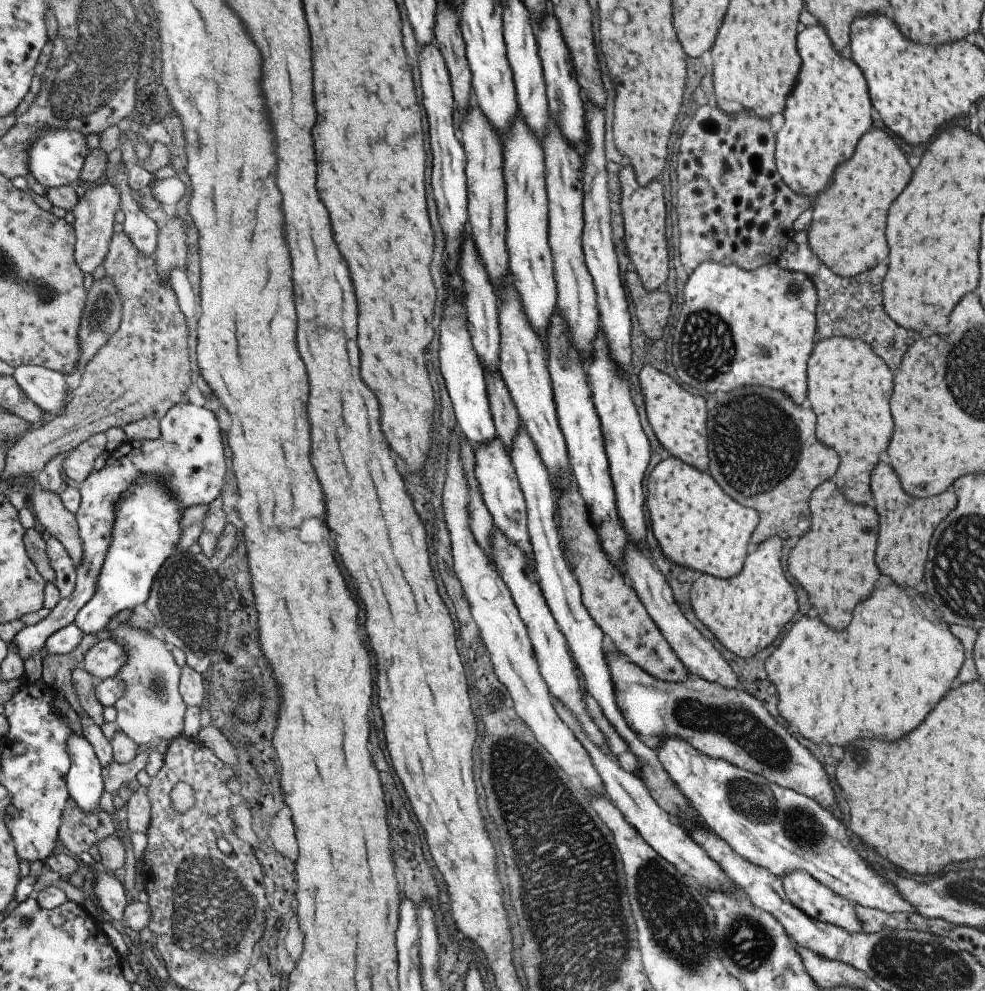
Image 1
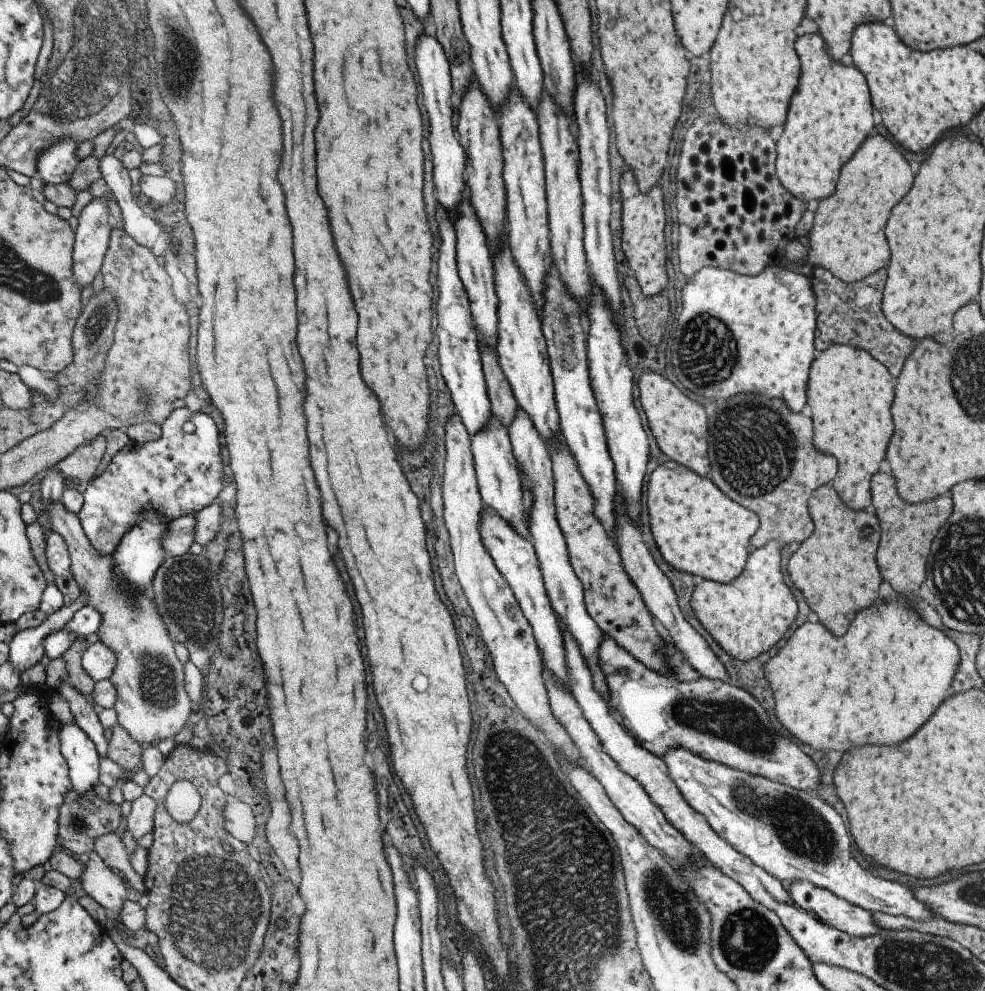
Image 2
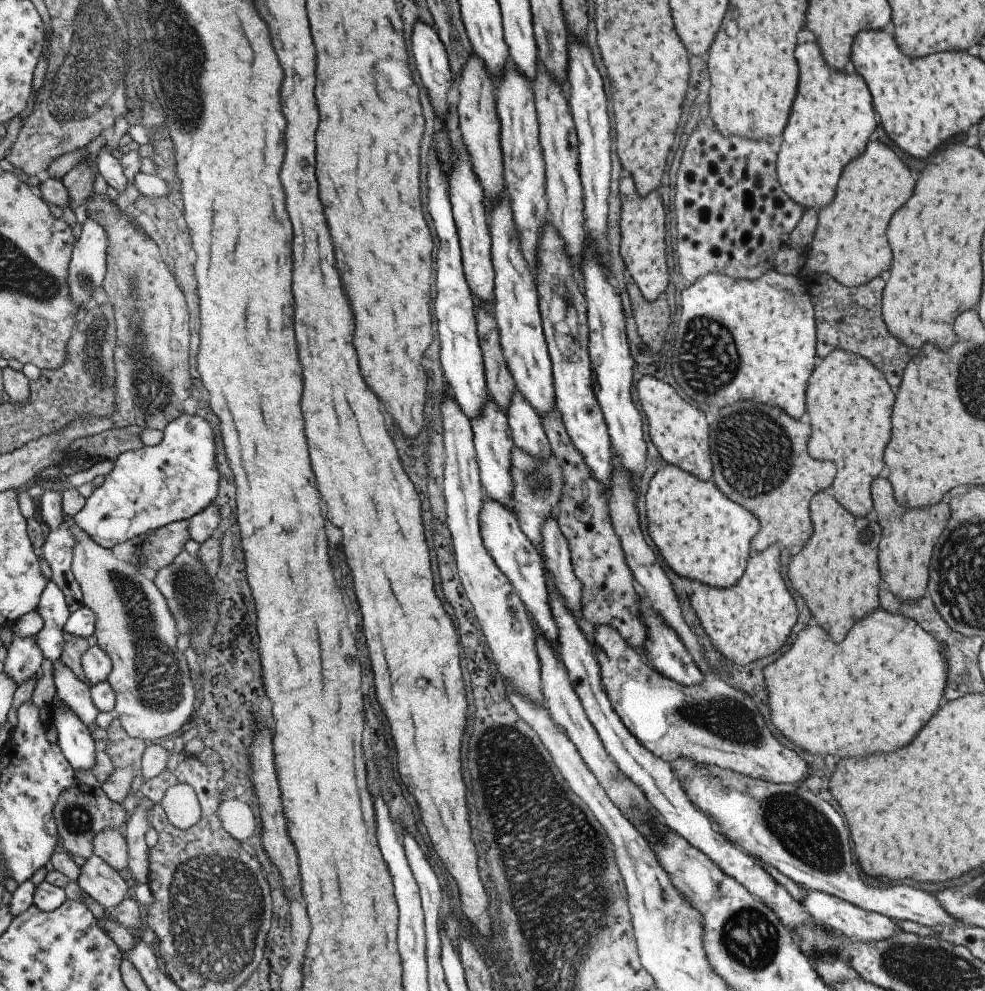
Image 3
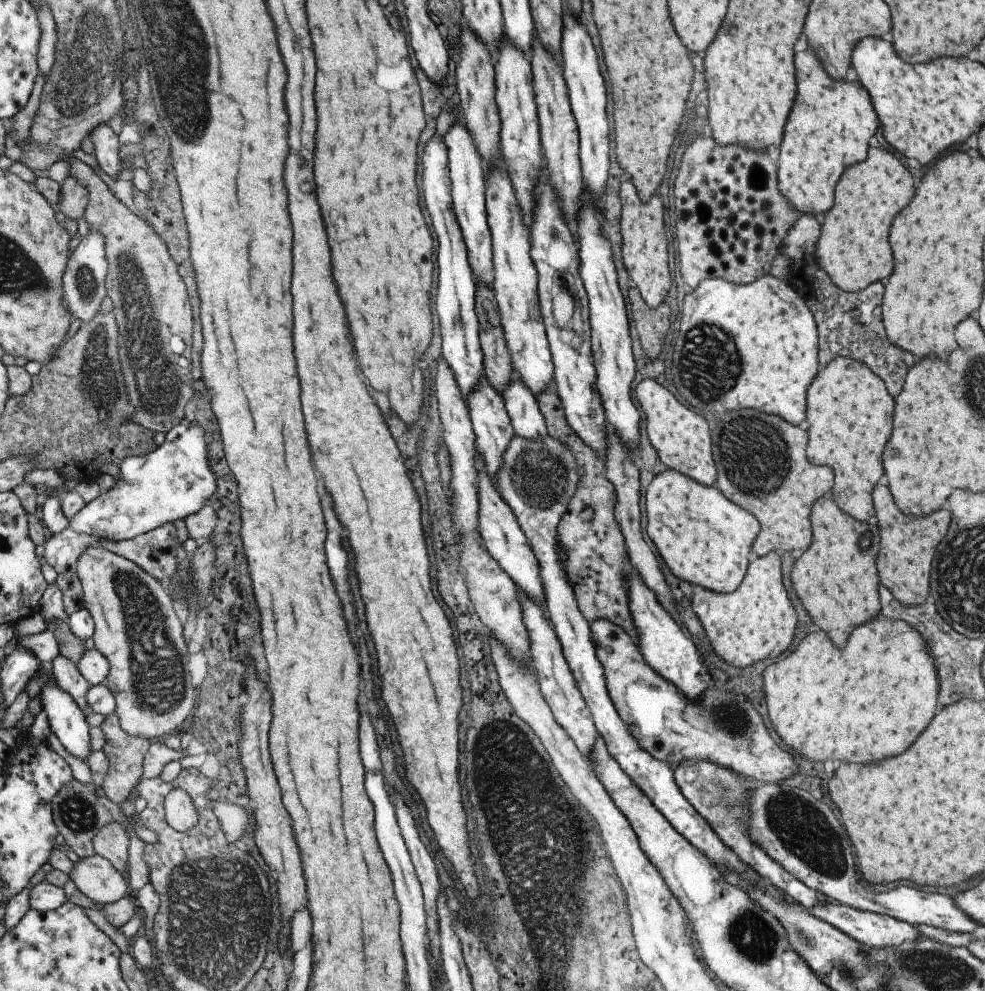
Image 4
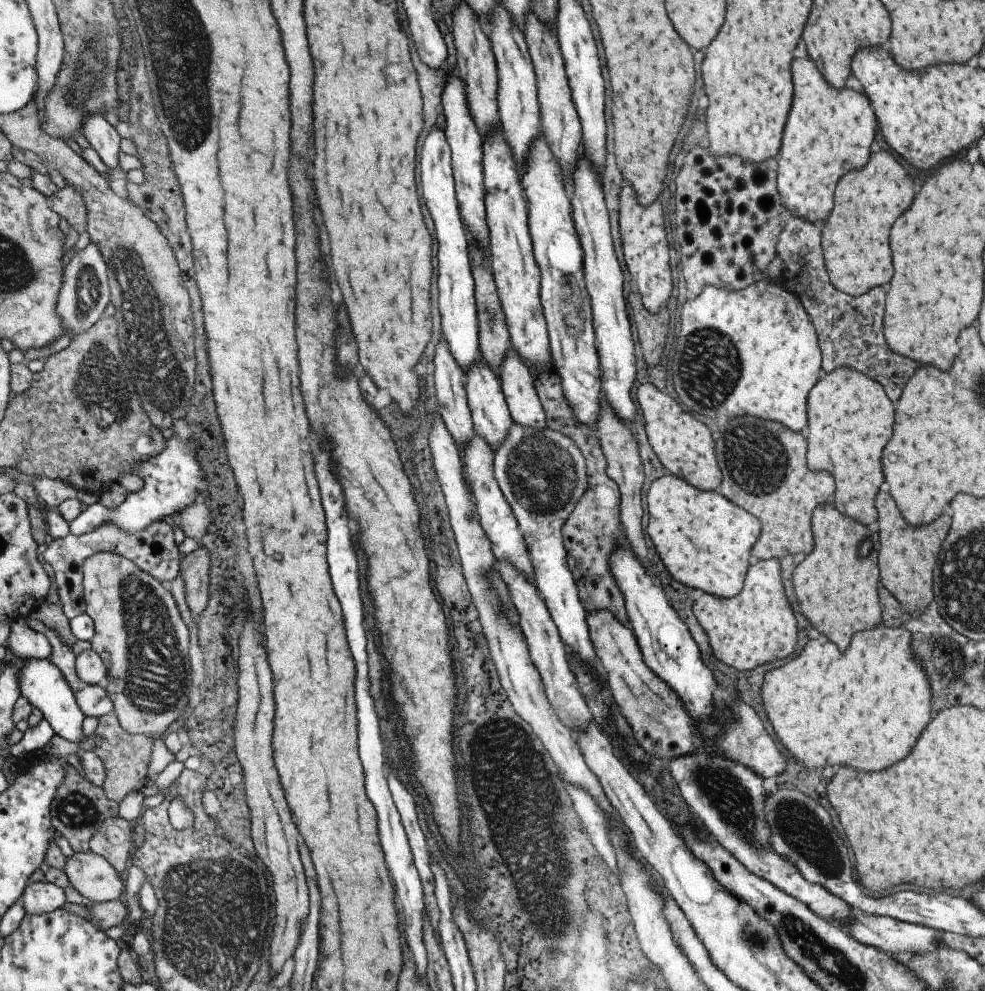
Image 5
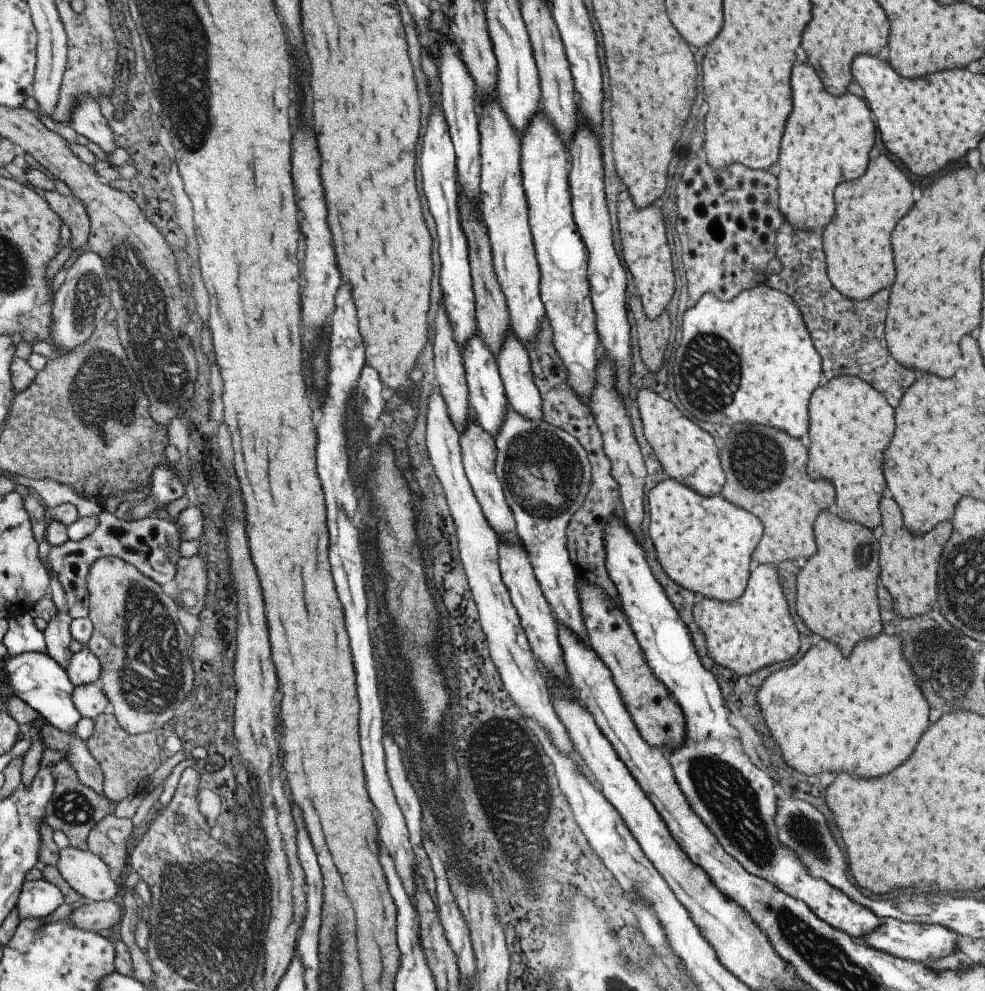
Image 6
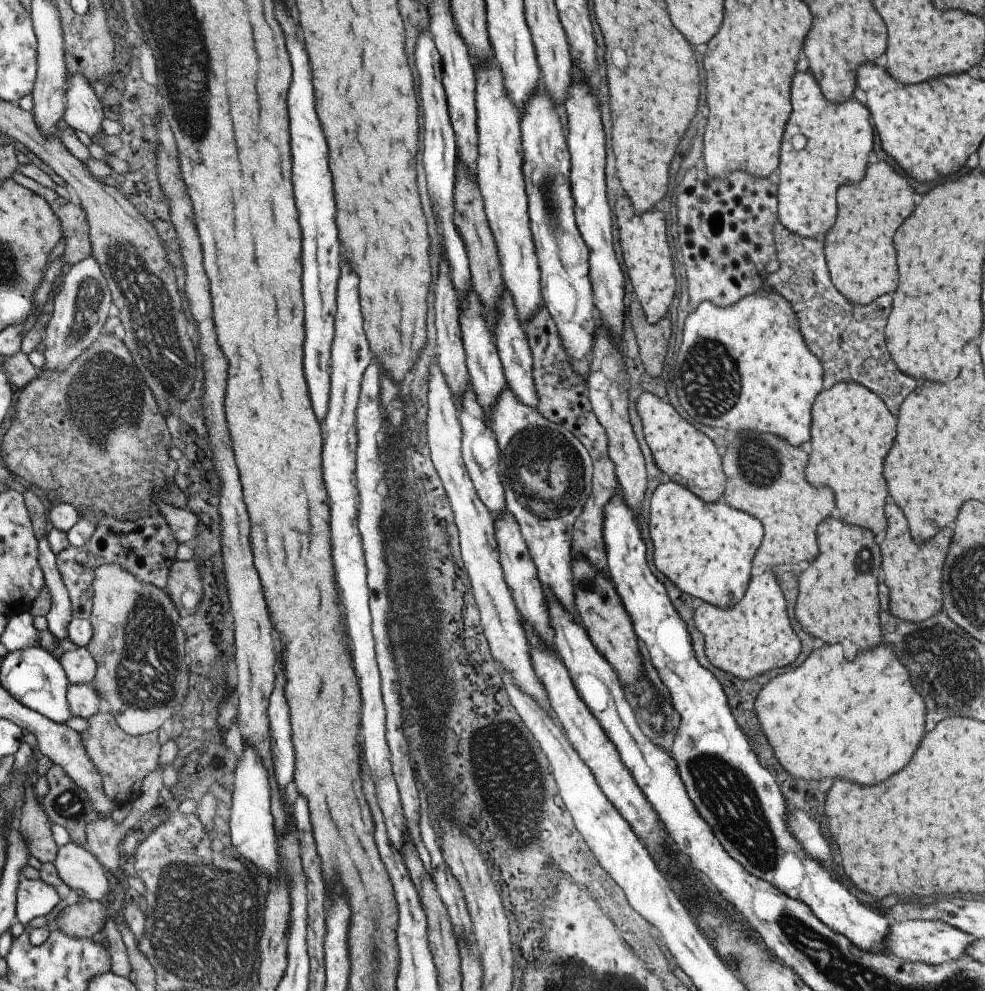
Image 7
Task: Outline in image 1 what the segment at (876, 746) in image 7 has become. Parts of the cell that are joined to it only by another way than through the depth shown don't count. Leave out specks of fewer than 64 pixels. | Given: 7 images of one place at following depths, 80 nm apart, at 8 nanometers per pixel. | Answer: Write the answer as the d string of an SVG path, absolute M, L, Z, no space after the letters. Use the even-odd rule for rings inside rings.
M891 584L885 592L877 588L871 598L861 602L853 610L849 626L841 632L833 632L819 620L809 618L793 623L780 645L764 661L764 669L778 696L778 716L789 730L816 745L847 746L857 738L873 736L891 742L911 732L949 690L963 659L959 640L953 638L945 622L935 618L935 612L925 606L925 600L911 600ZM891 606L901 609L891 616Z

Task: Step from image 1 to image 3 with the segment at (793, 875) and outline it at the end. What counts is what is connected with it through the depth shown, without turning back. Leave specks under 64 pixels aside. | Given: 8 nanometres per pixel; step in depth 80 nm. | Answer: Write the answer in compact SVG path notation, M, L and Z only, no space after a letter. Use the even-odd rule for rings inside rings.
M808 890L806 897L799 904L809 913L809 916L815 923L823 927L828 927L829 930L837 932L841 936L845 936L847 940L855 940L862 943L884 941L901 931L900 926L896 925L894 919L890 919L879 913L860 909L833 895L819 891Z

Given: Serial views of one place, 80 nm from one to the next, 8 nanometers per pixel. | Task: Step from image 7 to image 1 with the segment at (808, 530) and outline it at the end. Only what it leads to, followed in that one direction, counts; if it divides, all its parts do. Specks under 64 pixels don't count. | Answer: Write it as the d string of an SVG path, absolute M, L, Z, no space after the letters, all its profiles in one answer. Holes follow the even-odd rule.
M753 386L731 390L731 398L729 392L721 398L711 398L711 406L713 408L706 414L707 473L729 498L757 512L757 526L751 533L750 542L758 545L775 535L780 539L803 536L811 526L807 510L807 500L811 492L817 484L833 479L838 467L837 454L815 440L813 412L795 406L781 391Z

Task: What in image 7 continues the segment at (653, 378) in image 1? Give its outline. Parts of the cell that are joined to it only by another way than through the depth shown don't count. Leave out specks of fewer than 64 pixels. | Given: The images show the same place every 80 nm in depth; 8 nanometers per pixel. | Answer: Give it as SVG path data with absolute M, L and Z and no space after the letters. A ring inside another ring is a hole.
M649 392L639 394L636 412L641 422L642 436L659 471L665 474L669 481L685 487L703 502L721 500L725 476L713 442L683 420L666 400L661 400Z

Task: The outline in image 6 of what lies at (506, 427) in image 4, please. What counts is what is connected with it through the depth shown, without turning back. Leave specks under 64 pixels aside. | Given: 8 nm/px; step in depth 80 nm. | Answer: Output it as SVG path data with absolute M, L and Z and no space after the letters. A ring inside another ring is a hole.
M475 332L468 341L461 346L462 363L466 378L466 387L468 388L469 408L473 412L473 420L485 429L492 437L495 436L501 422L504 421L506 413L506 396L496 365L496 355L484 343L482 336Z

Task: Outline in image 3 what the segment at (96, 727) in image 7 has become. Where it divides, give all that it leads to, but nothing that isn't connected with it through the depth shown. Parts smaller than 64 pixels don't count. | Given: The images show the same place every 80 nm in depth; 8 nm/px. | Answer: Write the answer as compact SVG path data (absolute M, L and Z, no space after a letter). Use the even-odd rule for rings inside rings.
M116 718L105 732L107 739L101 747L111 759L113 770L100 788L110 801L121 803L126 799L133 778L140 775L140 758L146 746L140 738L130 737Z

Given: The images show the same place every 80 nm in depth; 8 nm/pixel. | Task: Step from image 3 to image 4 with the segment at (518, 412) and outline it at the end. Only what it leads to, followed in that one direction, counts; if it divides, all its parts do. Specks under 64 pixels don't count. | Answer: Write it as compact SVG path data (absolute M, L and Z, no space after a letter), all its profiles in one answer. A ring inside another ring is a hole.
M513 370L501 394L515 435L530 441L546 435L544 418L536 397Z

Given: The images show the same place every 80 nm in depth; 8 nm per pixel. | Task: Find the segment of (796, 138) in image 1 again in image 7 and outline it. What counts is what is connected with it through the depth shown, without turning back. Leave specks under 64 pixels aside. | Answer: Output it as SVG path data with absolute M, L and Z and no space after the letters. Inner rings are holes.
M795 74L791 80L791 114L783 132L781 150L778 154L777 221L790 233L799 237L823 238L835 220L835 190L841 184L857 184L863 178L871 144L873 144L873 127L866 107L852 98L840 105L831 105L825 98L821 98L821 92L811 74ZM793 134L805 136L807 144L801 150L793 150L791 146Z

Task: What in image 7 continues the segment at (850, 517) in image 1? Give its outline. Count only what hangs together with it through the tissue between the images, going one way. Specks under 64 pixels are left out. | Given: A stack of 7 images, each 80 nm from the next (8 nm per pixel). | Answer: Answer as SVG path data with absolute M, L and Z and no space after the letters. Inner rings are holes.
M829 516L817 525L819 550L809 568L799 574L799 594L793 616L803 632L825 644L839 642L843 646L843 656L853 660L857 652L871 650L881 638L877 618L877 574L881 572L881 554L869 530L845 526L839 520Z

